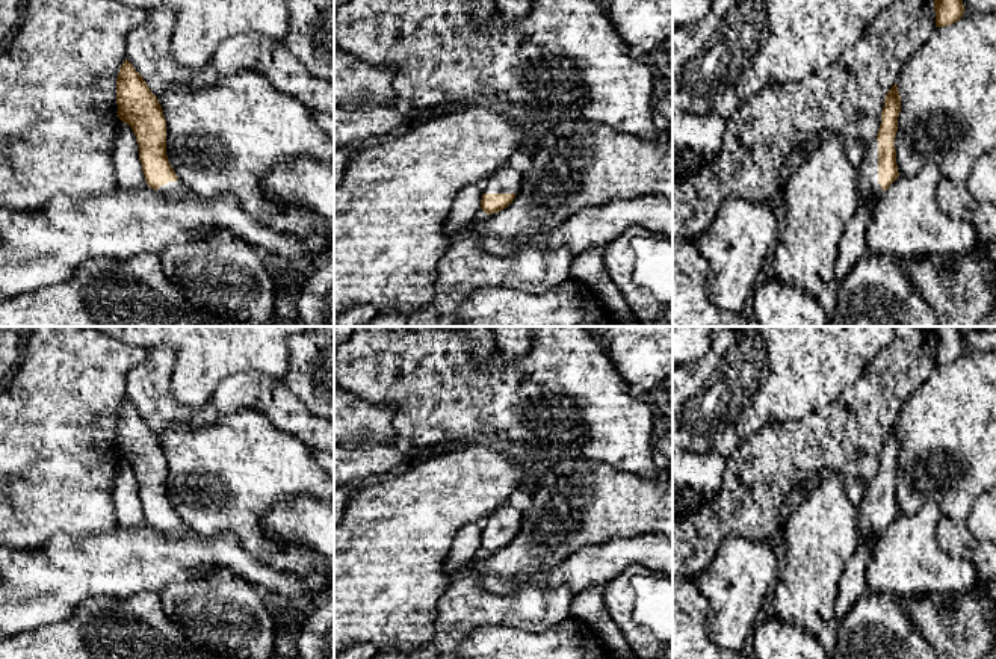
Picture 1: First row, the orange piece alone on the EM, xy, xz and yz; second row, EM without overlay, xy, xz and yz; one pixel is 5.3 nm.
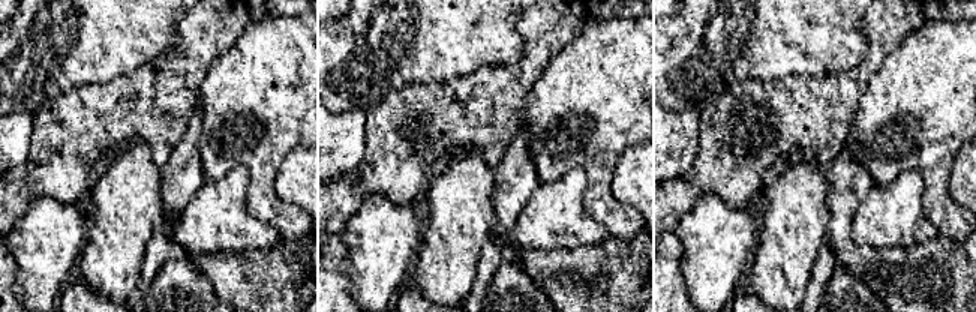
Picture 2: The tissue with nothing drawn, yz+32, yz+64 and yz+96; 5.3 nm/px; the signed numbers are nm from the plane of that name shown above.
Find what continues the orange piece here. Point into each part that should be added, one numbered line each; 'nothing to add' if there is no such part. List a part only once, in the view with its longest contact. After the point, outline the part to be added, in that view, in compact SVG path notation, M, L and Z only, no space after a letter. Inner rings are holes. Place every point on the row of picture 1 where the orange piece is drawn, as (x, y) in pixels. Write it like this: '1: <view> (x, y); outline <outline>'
1: yz (869, 188); outline M875 138L866 148L866 154L858 166L860 203L868 200L878 201L884 192L878 183L878 141Z

